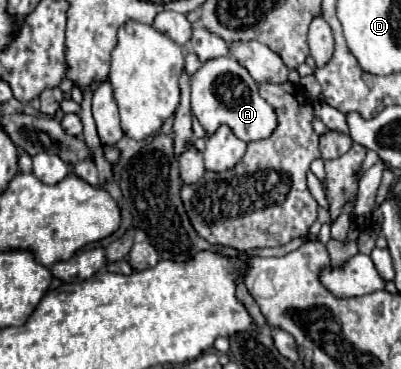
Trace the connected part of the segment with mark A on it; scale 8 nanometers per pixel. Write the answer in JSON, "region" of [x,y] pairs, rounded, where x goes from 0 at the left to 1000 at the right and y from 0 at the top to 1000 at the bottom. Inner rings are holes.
{"region":[[[539,154],[484,198],[479,209],[479,306],[509,344],[514,371],[529,371],[549,339],[569,339],[579,360],[608,388],[653,382],[683,360],[693,317],[683,290],[673,290],[643,252],[638,220],[623,209],[613,182],[594,176],[579,154]]]}

